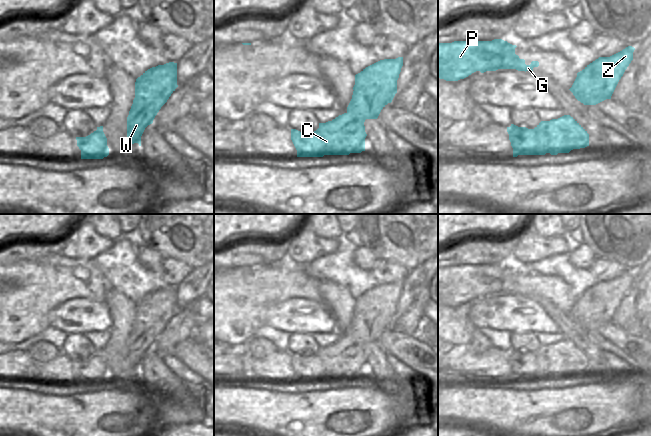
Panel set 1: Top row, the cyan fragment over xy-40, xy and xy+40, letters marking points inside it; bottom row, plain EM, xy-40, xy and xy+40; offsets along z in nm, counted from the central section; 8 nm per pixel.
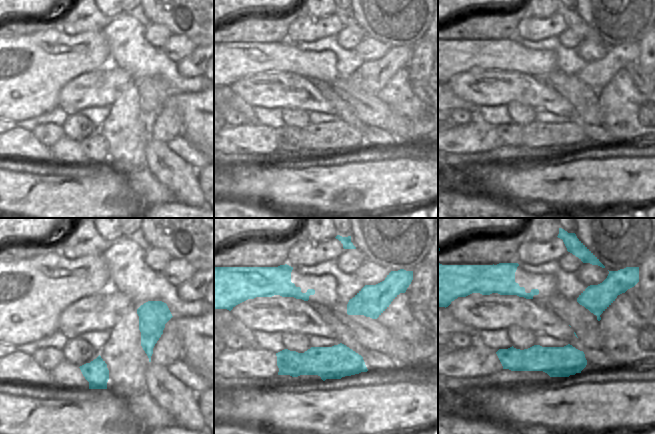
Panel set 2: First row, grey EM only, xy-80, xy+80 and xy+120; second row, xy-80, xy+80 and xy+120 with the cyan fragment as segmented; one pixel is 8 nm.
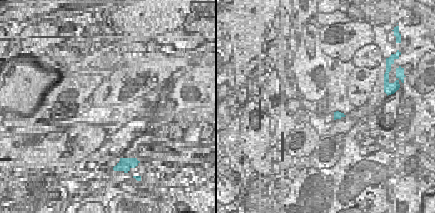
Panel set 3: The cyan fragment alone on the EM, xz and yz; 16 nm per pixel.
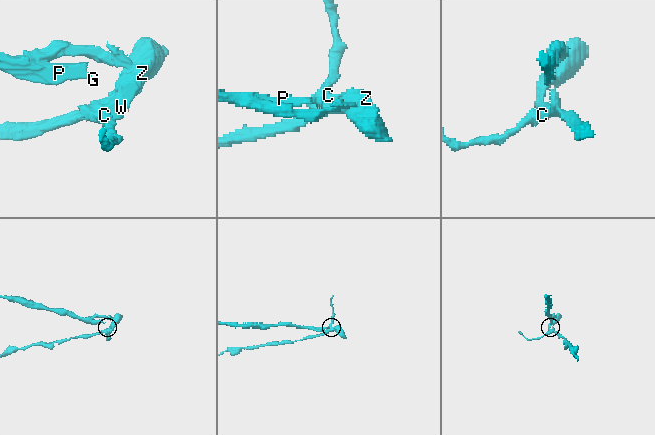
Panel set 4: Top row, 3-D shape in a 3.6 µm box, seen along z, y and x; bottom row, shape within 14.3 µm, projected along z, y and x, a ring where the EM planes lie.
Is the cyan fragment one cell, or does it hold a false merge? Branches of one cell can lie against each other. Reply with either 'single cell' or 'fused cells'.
fused cells

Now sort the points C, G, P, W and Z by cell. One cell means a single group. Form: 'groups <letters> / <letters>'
groups C W Z / G P

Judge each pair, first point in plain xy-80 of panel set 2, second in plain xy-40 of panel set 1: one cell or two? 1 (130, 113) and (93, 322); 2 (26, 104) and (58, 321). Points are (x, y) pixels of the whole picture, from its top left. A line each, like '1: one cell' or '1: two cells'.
1: two cells
2: two cells

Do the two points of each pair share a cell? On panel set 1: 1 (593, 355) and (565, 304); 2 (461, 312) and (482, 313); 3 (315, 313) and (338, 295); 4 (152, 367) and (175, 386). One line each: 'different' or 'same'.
1: different
2: different
3: different
4: same

